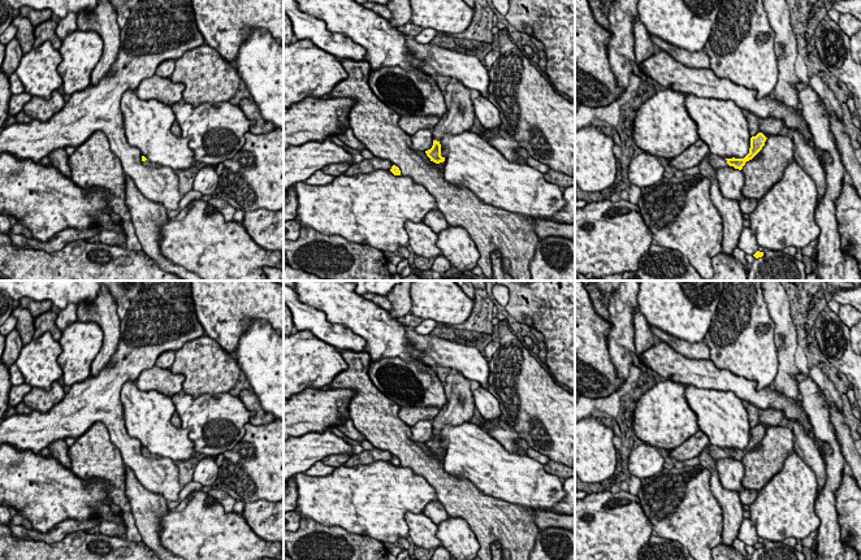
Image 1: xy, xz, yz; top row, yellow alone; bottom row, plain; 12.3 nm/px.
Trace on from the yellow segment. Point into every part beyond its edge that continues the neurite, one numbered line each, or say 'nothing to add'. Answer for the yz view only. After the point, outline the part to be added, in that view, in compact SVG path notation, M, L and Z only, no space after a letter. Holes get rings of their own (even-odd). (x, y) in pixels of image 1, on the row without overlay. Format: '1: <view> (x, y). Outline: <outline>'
1: yz (715, 452). Outline: M709 444L708 447L709 447L709 455L714 459L714 461L728 456L727 451L723 448L719 448L714 444Z

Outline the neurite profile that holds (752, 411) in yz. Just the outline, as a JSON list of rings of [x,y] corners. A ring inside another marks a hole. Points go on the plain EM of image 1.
[[[744,403],[744,405],[750,427],[756,427],[760,424],[760,409],[752,403]]]

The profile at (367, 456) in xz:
[[[376,447],[372,450],[364,450],[358,455],[351,455],[343,464],[345,466],[367,465],[376,461],[390,461],[393,455],[389,451],[382,451]]]

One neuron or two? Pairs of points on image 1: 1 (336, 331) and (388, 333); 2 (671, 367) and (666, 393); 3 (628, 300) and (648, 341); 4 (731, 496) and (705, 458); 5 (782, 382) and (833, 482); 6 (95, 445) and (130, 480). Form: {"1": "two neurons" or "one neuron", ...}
{"1": "two neurons", "2": "two neurons", "3": "two neurons", "4": "one neuron", "5": "two neurons", "6": "two neurons"}

